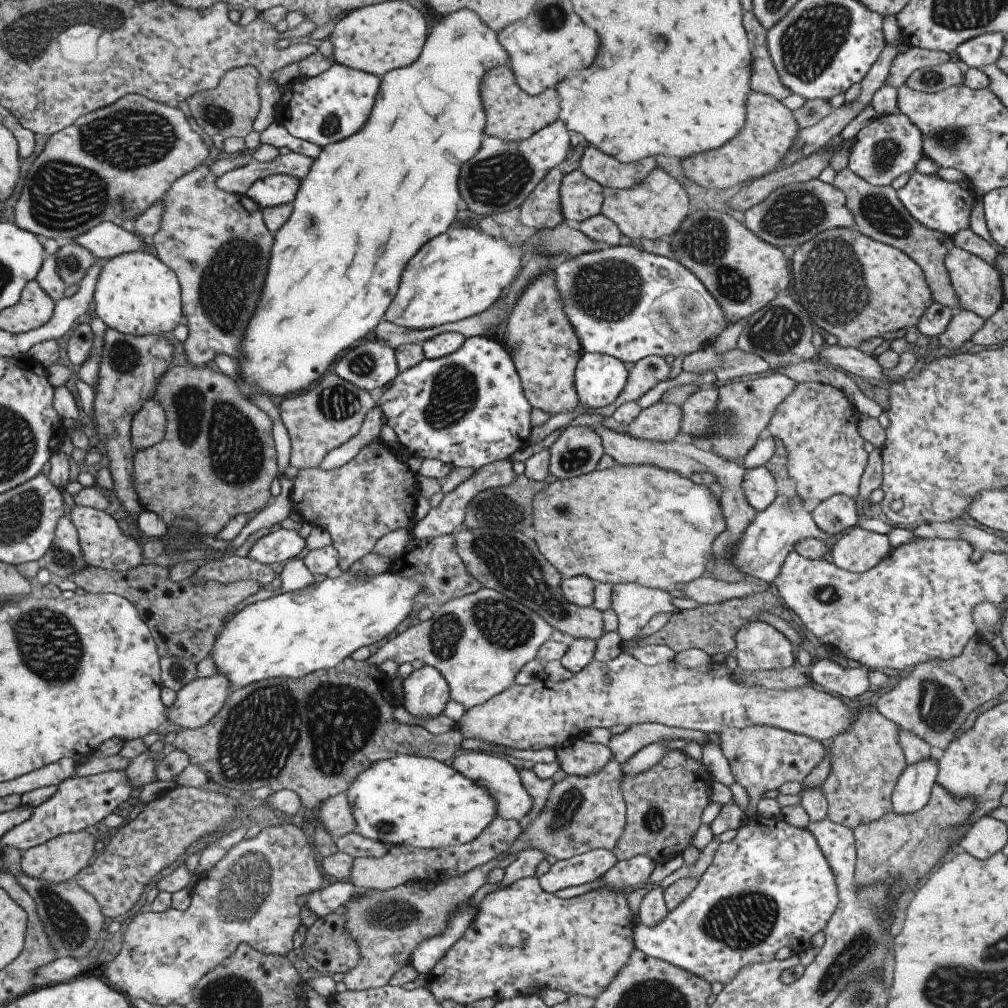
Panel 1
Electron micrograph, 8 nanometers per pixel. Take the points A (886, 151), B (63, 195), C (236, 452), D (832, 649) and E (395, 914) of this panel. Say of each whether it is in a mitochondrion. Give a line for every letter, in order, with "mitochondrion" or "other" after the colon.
A: mitochondrion
B: mitochondrion
C: mitochondrion
D: other
E: mitochondrion

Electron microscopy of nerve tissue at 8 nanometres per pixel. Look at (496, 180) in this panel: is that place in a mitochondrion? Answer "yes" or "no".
yes

